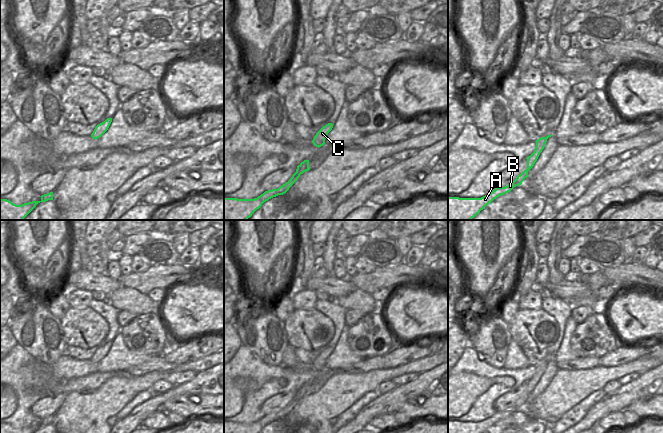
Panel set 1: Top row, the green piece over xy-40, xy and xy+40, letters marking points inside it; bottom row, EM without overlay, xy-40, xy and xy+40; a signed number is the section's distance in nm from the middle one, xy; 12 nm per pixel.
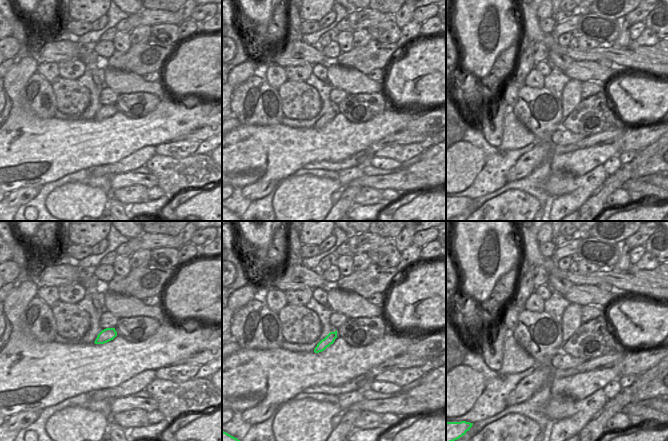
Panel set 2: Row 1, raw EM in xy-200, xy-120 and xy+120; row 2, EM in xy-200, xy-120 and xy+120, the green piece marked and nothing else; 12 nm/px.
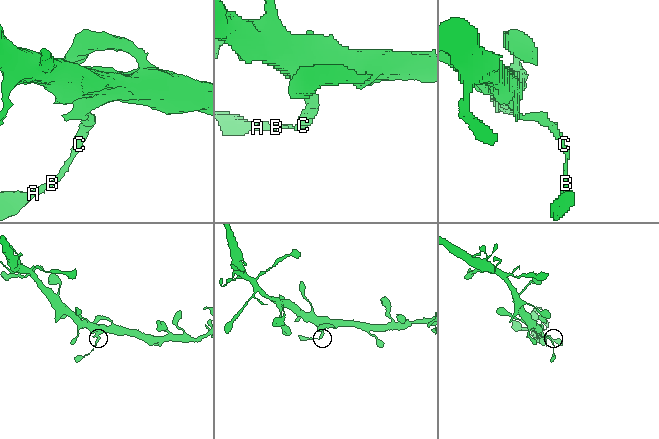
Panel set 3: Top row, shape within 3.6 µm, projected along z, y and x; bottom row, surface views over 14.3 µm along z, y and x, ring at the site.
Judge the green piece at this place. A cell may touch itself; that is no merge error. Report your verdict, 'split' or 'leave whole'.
leave whole

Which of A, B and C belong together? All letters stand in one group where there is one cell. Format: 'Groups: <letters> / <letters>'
Groups: A B C.

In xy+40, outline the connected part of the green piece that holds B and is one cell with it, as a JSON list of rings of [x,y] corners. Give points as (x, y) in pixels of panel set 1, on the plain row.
[[[553,359],[541,361],[536,364],[536,370],[534,376],[528,380],[527,393],[524,394],[517,402],[505,411],[496,411],[491,417],[481,422],[459,422],[459,421],[448,421],[448,433],[484,433],[489,427],[491,427],[497,421],[510,416],[514,411],[522,408],[525,402],[528,401],[528,395],[534,390],[540,377],[545,371],[547,363]]]

